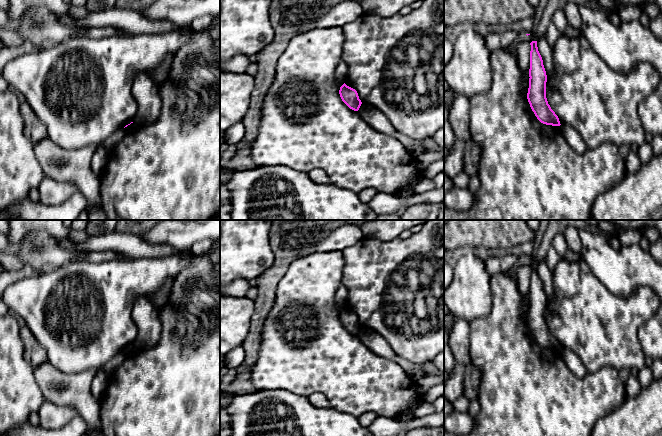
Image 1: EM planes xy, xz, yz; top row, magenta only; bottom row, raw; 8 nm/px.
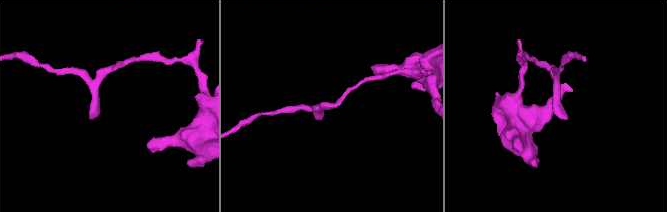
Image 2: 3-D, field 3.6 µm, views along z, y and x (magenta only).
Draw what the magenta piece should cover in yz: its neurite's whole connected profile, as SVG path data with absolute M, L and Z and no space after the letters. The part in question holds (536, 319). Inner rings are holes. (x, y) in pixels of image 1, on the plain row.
M532 265L530 269L528 326L535 340L541 347L560 350L559 342L551 333L546 322L547 299L542 281L538 275L537 265Z

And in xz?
M345 307L339 314L342 325L352 334L358 335L362 326L359 323L358 317L355 313L347 310Z

